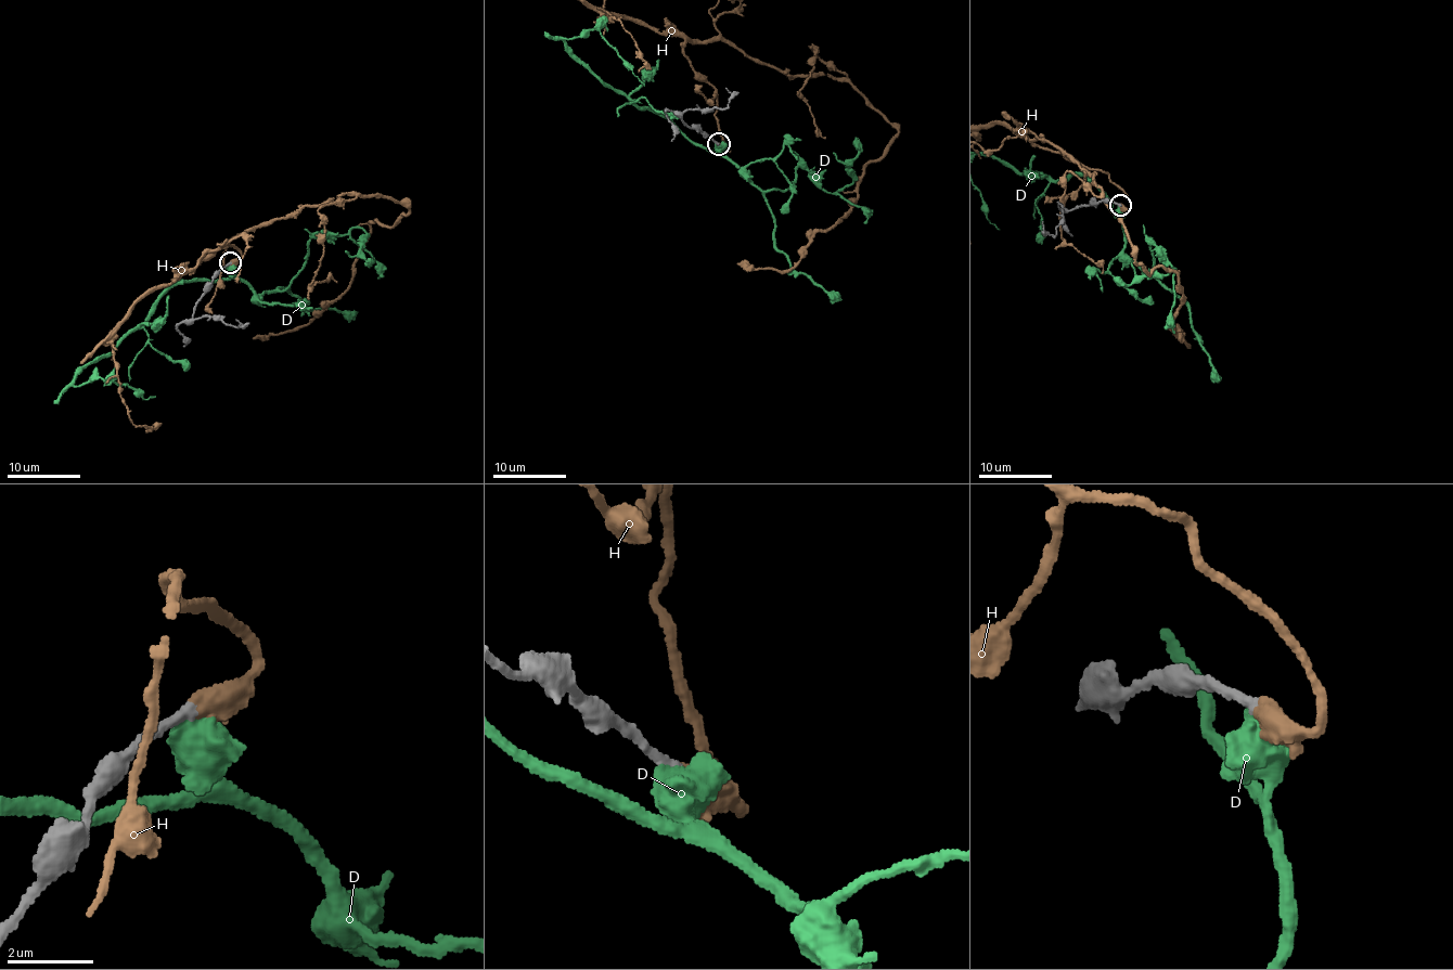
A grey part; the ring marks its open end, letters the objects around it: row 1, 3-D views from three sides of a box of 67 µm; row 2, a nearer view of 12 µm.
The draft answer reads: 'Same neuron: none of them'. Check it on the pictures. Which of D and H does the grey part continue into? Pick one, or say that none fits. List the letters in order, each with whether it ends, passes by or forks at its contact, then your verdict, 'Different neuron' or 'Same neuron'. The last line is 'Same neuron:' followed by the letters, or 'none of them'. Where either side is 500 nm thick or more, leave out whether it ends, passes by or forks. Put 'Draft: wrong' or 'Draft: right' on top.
Draft: wrong
D: Different neuron
H: It passes by. Same neuron
Same neuron: H

